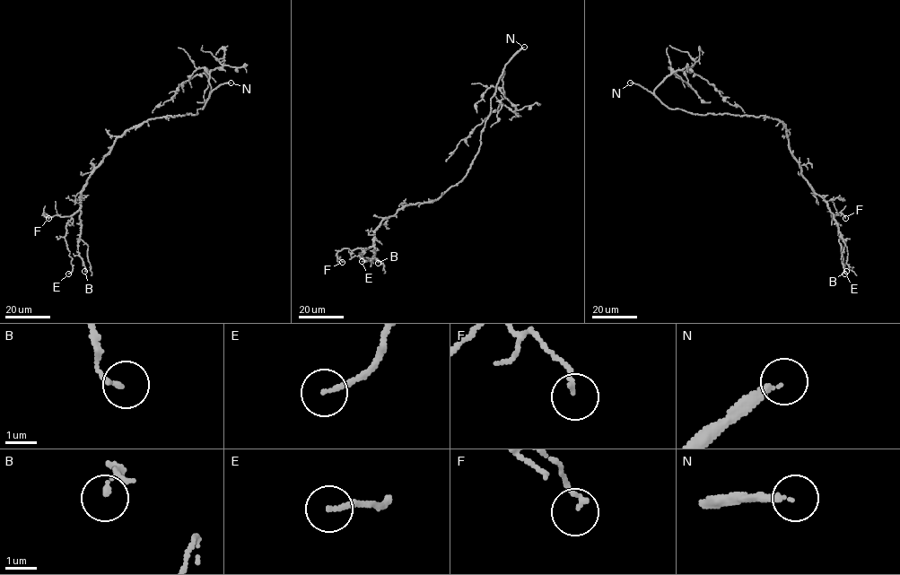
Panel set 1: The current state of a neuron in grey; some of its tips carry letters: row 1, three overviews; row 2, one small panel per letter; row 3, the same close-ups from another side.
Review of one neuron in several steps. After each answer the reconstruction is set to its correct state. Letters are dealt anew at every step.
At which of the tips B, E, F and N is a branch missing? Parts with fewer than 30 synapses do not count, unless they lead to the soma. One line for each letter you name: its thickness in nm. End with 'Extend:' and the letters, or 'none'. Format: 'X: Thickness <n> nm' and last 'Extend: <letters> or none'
N: Thickness 180 nm
Extend: N

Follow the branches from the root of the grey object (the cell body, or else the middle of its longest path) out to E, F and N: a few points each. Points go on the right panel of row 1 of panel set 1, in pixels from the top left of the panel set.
E: (752, 116), (775, 118), (785, 126), (788, 147), (799, 163), (800, 173), (826, 203), (837, 223), (844, 274)
F: (752, 116), (775, 118), (785, 126), (788, 147), (800, 173), (826, 203), (831, 216), (840, 213), (845, 218)
N: (752, 116), (699, 115), (670, 108), (640, 84), (630, 82)

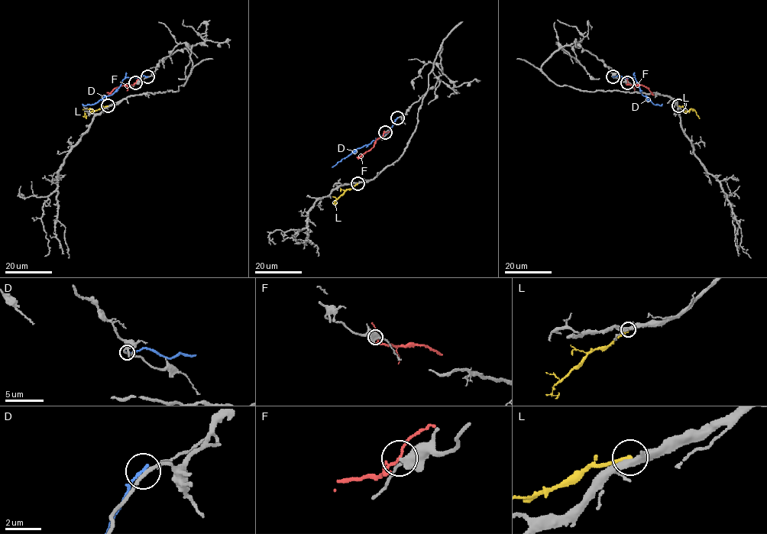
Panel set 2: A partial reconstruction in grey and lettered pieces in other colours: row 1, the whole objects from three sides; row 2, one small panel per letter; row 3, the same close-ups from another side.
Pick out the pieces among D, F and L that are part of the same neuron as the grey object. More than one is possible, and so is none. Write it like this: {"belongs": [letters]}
{"belongs": []}

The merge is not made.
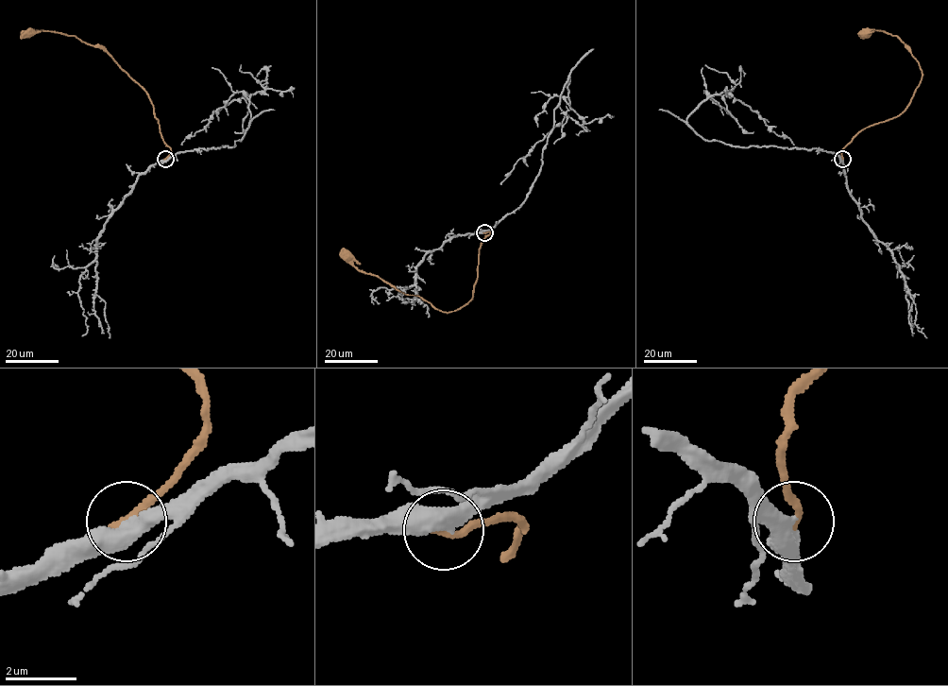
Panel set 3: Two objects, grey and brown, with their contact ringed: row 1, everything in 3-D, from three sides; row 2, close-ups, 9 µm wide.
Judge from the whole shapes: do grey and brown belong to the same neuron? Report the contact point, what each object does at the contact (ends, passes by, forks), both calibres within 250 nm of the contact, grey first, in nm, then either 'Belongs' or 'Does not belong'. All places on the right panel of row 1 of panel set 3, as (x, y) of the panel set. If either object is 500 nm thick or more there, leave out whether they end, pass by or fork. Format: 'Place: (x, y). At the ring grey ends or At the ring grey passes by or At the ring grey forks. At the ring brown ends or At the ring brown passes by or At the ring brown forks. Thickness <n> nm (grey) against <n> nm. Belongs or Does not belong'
Place: (842, 159). At the ring grey passes by. At the ring brown ends. Thickness 460 nm (grey) against 200 nm. Belongs

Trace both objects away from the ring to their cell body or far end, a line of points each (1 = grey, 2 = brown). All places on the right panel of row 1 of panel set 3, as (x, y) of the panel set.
1: (842, 159), (817, 148), (705, 141), (687, 117), (711, 96), (726, 94), (794, 145)
2: (842, 159), (843, 148), (859, 132), (898, 116), (922, 76), (918, 61), (896, 36), (873, 30), (865, 34)

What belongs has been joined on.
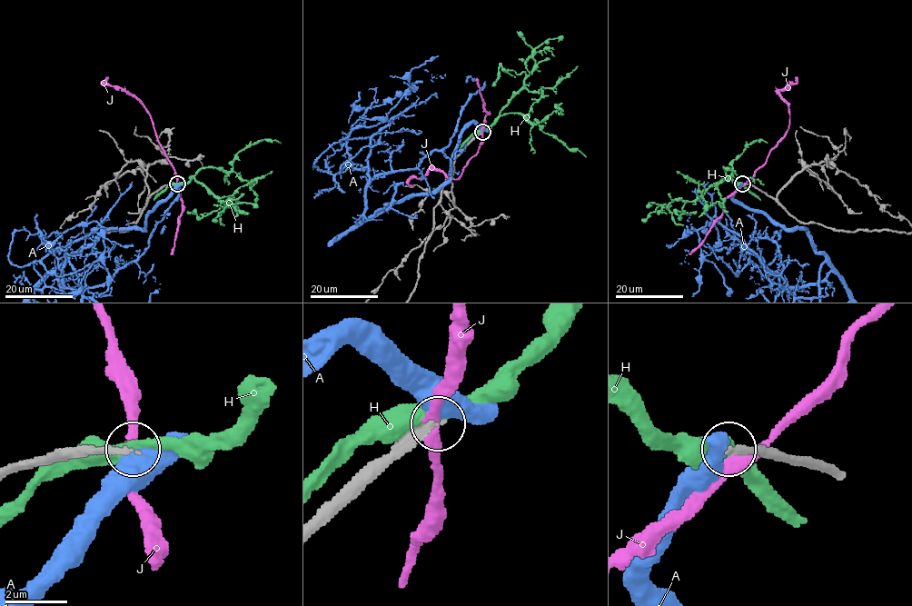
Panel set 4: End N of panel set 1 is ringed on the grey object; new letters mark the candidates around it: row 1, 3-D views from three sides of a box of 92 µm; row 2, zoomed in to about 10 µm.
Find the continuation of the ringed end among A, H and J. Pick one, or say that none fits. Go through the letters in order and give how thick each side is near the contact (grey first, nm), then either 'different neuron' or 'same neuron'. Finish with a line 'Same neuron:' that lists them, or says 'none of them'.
A: 180 nm thick on the grey side, 550 nm on the other; different neuron
H: 360 nm thick on the grey side, 550 nm on the other; different neuron
J: 360 nm thick on the grey side, 400 nm on the other; different neuron
Same neuron: none of them

